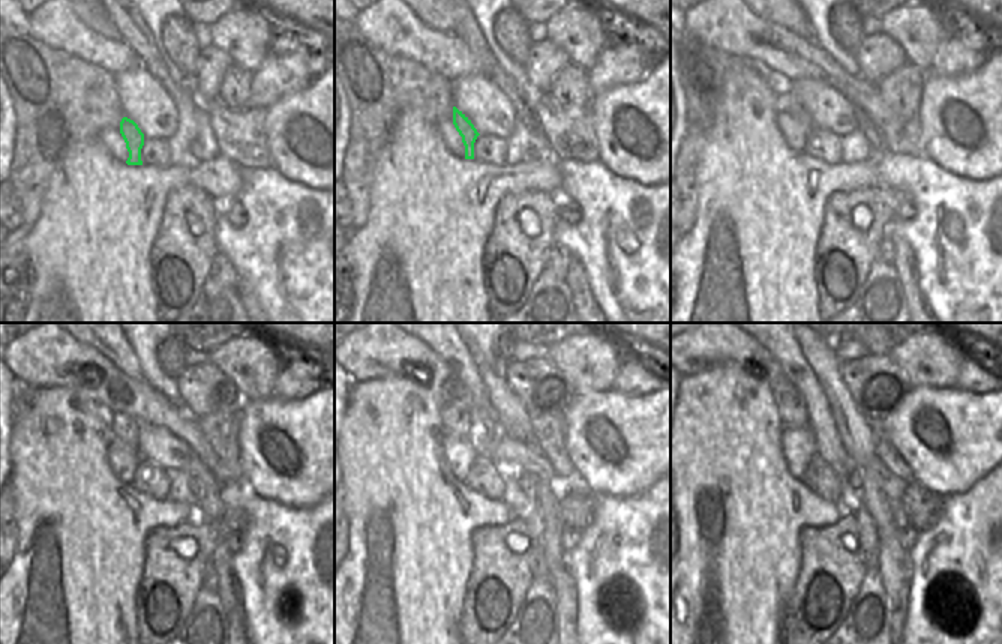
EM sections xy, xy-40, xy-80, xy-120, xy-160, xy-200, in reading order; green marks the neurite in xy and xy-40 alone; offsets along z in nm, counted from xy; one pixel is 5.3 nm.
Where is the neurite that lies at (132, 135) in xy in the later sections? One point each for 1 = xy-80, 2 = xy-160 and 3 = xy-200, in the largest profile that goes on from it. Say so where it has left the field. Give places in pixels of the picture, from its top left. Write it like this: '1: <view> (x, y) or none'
1: xy-80 (789, 104)
2: xy-160 (456, 421)
3: xy-200 (791, 406)

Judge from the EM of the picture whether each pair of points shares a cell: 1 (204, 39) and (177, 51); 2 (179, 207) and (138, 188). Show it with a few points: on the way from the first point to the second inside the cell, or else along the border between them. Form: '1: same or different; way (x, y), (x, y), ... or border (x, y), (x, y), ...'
1: different; border (191, 21), (191, 30), (200, 48)
2: different; border (195, 185), (182, 185), (168, 194), (155, 234)

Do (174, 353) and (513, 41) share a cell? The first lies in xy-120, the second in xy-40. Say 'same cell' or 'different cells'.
same cell

